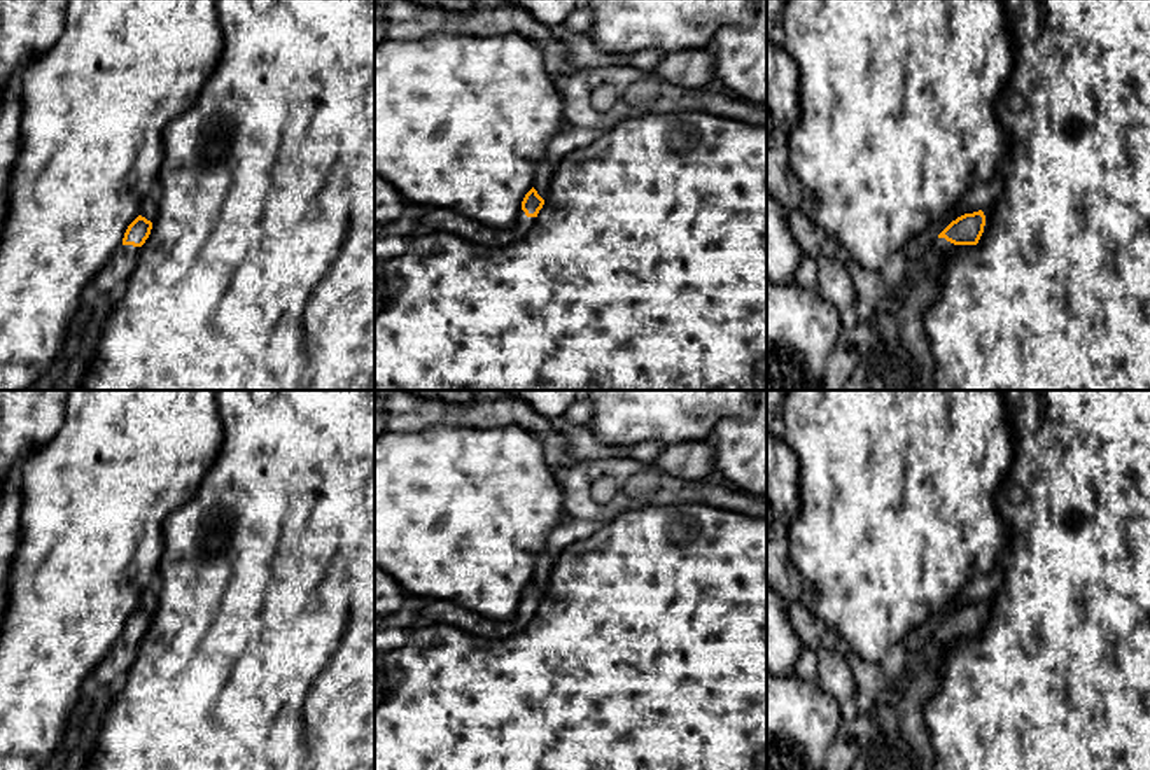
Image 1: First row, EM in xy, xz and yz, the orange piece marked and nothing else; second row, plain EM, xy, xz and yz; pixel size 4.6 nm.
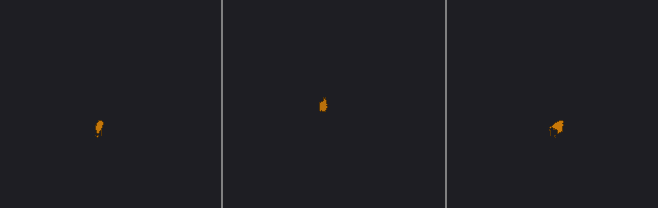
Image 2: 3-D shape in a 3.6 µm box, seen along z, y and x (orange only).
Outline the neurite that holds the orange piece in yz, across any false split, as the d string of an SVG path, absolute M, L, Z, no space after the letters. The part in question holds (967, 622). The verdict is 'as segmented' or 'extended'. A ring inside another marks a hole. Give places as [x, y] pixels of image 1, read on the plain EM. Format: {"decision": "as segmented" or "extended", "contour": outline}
{"decision": "extended", "contour": "M982 602L964 606L952 612L931 635L931 639L914 639L907 651L907 672L896 681L898 690L905 690L919 674L936 674L945 660L950 644L957 637L977 637L985 618Z"}

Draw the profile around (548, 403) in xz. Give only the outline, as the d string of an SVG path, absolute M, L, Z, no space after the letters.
M508 390L508 397L523 401L544 418L562 416L571 404L581 397L583 390Z

